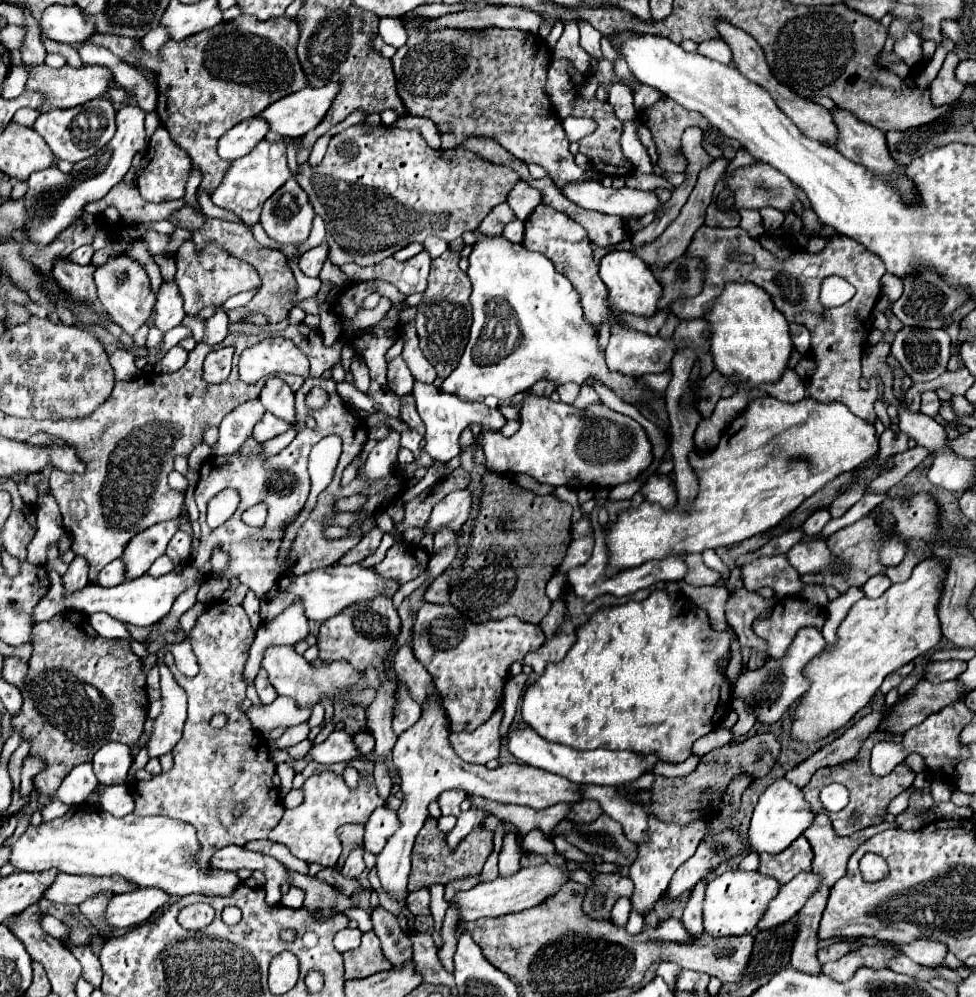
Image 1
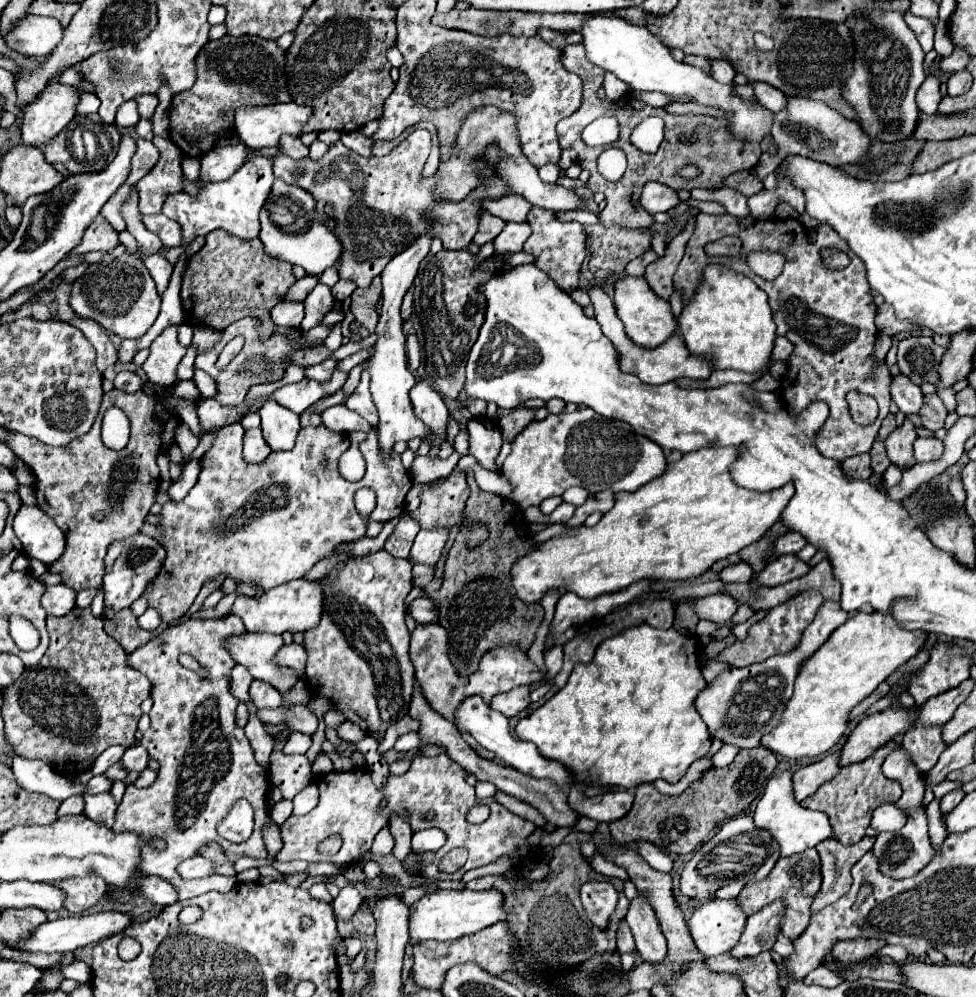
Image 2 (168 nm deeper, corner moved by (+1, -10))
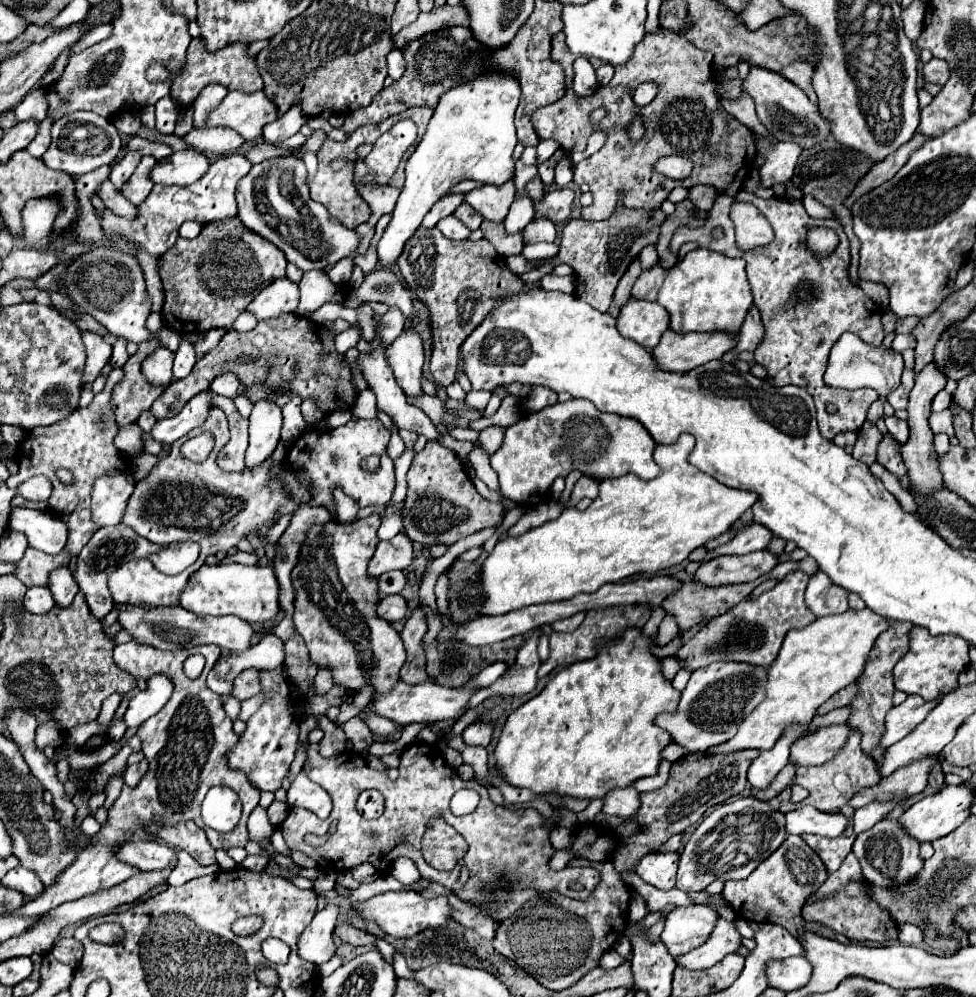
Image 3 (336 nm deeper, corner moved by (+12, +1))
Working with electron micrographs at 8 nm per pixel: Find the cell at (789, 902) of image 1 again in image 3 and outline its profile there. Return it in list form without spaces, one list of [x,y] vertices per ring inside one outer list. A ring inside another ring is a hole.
[[[717,919],[717,925],[709,937],[709,941],[705,941],[703,945],[699,945],[697,949],[685,953],[683,957],[677,957],[675,961],[687,969],[707,969],[711,965],[715,965],[717,961],[721,961],[725,955],[735,953],[741,947],[741,933],[735,927],[735,921],[727,921],[727,919]]]

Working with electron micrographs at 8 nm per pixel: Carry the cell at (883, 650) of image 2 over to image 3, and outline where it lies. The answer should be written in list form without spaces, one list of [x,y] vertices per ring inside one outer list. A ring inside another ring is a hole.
[[[865,607],[861,611],[847,609],[841,615],[819,617],[805,629],[789,631],[785,635],[777,661],[773,661],[773,665],[769,667],[767,699],[741,721],[739,731],[733,739],[717,745],[715,753],[731,753],[749,747],[765,751],[771,749],[789,727],[809,727],[809,723],[817,715],[817,709],[829,697],[861,677],[865,665],[869,663],[871,647],[887,629],[887,620]]]

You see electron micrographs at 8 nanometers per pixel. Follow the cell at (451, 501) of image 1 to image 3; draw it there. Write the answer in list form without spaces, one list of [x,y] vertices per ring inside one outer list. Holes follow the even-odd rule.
[[[401,531],[391,541],[381,541],[369,561],[369,575],[379,577],[393,569],[407,569],[413,563],[413,541]]]

